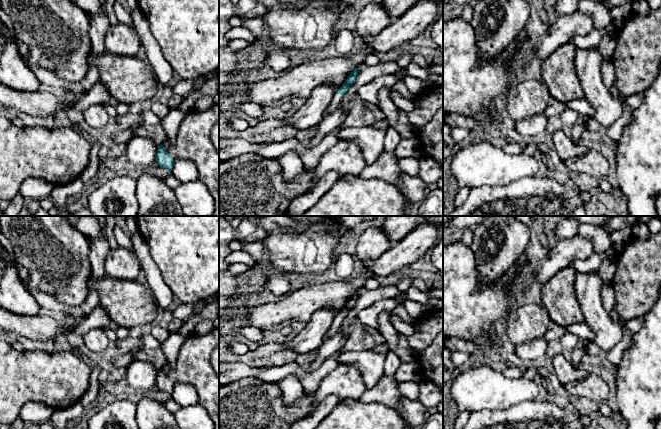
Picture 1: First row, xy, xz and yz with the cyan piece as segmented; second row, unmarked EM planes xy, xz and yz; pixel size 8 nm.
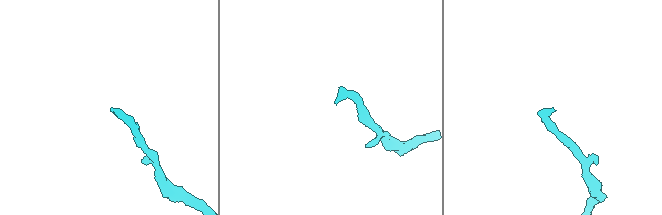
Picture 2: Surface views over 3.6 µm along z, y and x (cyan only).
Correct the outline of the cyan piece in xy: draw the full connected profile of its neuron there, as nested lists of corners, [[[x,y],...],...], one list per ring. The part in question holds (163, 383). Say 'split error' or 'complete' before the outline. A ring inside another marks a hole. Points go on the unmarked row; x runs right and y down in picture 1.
complete; [[[162,368],[158,369],[158,374],[156,377],[156,387],[160,391],[166,392],[169,396],[172,395],[174,389],[174,383],[166,375]]]

